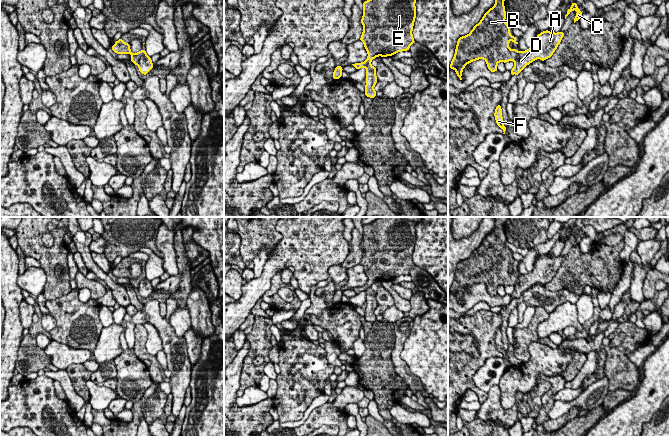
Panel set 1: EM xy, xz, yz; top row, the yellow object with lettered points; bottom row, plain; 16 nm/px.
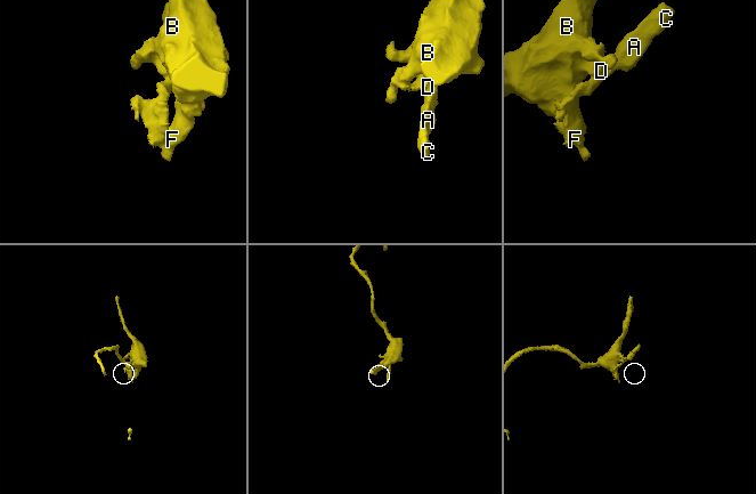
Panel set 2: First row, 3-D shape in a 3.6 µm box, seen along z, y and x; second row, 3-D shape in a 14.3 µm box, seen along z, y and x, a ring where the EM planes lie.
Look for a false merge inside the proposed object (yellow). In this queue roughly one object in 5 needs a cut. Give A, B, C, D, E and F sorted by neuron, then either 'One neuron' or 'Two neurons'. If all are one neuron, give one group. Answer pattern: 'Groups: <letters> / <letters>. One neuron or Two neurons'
Groups: A C D / B E F. Two neurons

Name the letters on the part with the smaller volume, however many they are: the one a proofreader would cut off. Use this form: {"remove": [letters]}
{"remove": ["A", "C", "D"]}

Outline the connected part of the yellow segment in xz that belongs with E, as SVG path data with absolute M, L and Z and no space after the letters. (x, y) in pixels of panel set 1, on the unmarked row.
M378 217L375 221L363 227L363 241L361 247L364 254L360 265L368 277L367 283L362 287L352 288L357 294L378 281L392 280L401 275L408 275L415 267L412 254L416 241L415 226L417 222L410 222L406 217Z

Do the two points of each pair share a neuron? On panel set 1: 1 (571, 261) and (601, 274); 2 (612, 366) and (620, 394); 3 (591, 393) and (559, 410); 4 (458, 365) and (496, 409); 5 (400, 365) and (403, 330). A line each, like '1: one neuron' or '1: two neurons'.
1: one neuron
2: two neurons
3: one neuron
4: two neurons
5: one neuron

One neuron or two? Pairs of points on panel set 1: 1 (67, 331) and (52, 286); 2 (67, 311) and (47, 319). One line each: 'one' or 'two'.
1: two
2: two

